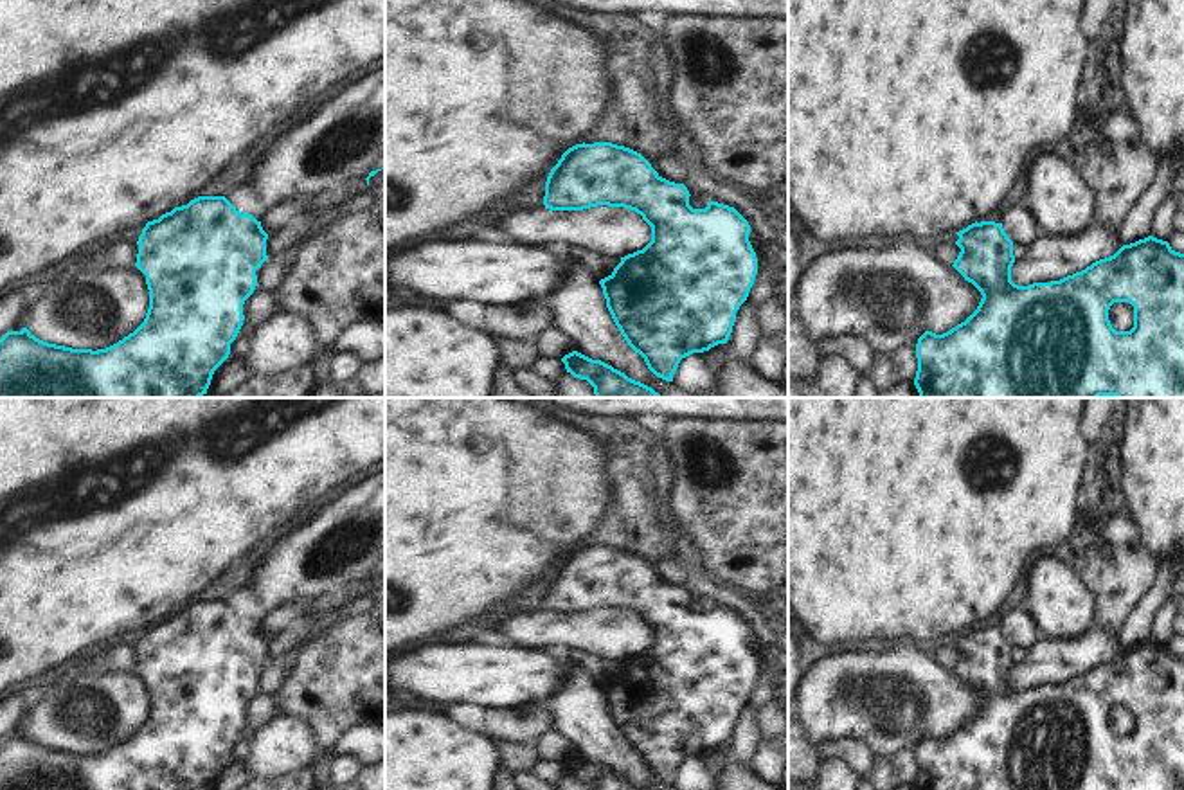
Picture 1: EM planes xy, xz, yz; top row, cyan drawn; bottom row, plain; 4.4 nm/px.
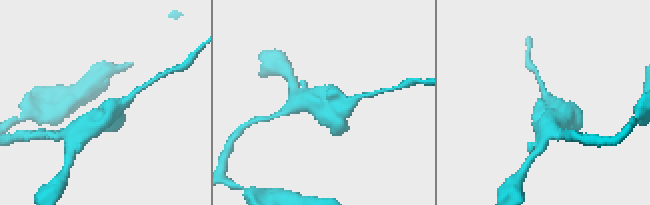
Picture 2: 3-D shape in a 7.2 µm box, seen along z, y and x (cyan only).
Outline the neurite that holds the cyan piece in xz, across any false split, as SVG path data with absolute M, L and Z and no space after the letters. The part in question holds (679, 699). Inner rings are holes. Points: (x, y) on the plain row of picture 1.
M612 545L569 551L545 585L545 612L624 610L641 617L651 630L651 644L642 653L621 660L599 687L628 749L666 785L673 785L682 761L727 747L736 714L747 704L758 677L749 624L734 610L718 605L693 612L689 599L684 587L662 581L641 556Z

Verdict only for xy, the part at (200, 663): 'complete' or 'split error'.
complete

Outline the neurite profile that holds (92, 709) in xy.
M65 668L58 678L29 698L27 713L20 718L11 734L27 731L36 741L72 752L106 752L130 736L146 722L149 693L146 678L137 671L108 671Z

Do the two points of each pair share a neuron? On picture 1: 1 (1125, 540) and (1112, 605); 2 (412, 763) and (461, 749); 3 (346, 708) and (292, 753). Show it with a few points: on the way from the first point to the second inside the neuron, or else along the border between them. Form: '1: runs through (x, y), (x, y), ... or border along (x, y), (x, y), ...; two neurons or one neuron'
1: runs through (1118, 556), (1116, 589); one neuron
2: runs through (425, 763), (448, 762); one neuron
3: border along (278, 711), (301, 717), (310, 727), (319, 751); two neurons

